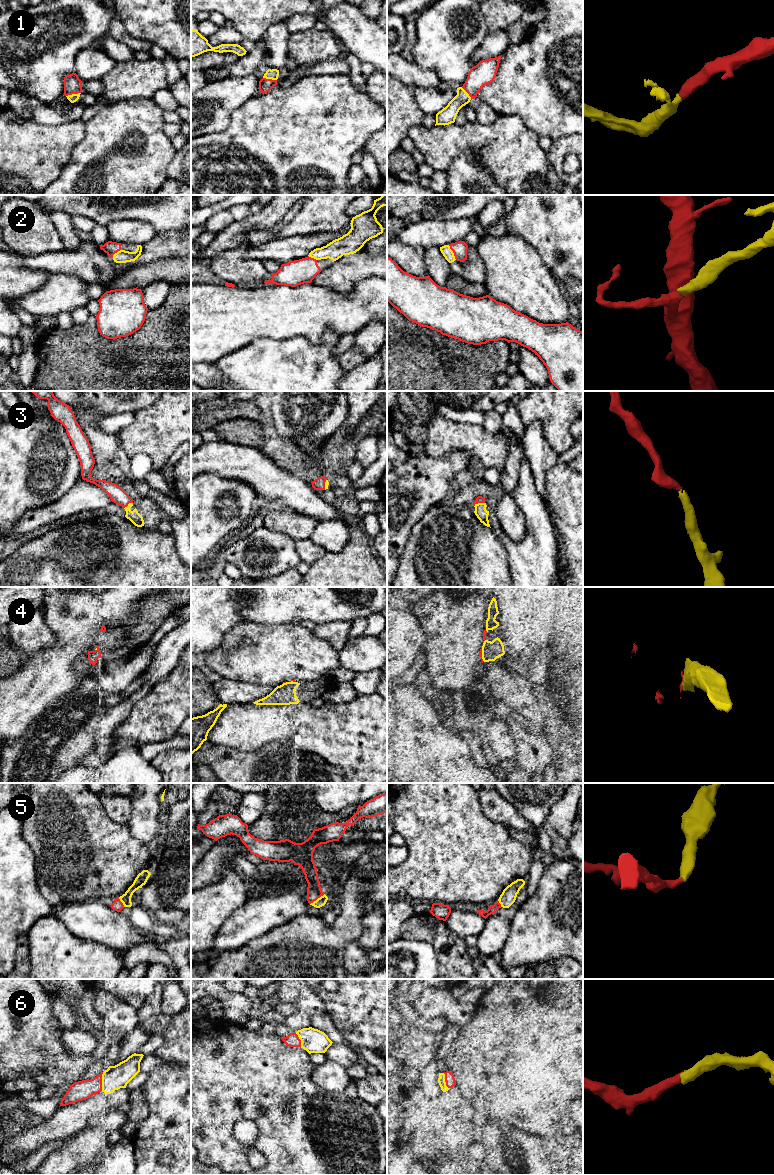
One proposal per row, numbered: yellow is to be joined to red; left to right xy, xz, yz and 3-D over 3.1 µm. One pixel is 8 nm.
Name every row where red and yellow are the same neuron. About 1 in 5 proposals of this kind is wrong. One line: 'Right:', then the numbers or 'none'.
Right: 1, 2, 3, 5, 6

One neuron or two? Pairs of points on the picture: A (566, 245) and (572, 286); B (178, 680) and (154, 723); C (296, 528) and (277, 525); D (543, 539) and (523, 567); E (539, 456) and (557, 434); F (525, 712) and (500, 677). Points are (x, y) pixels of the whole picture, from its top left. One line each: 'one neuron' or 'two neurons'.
A: two neurons
B: one neuron
C: one neuron
D: one neuron
E: two neurons
F: one neuron

